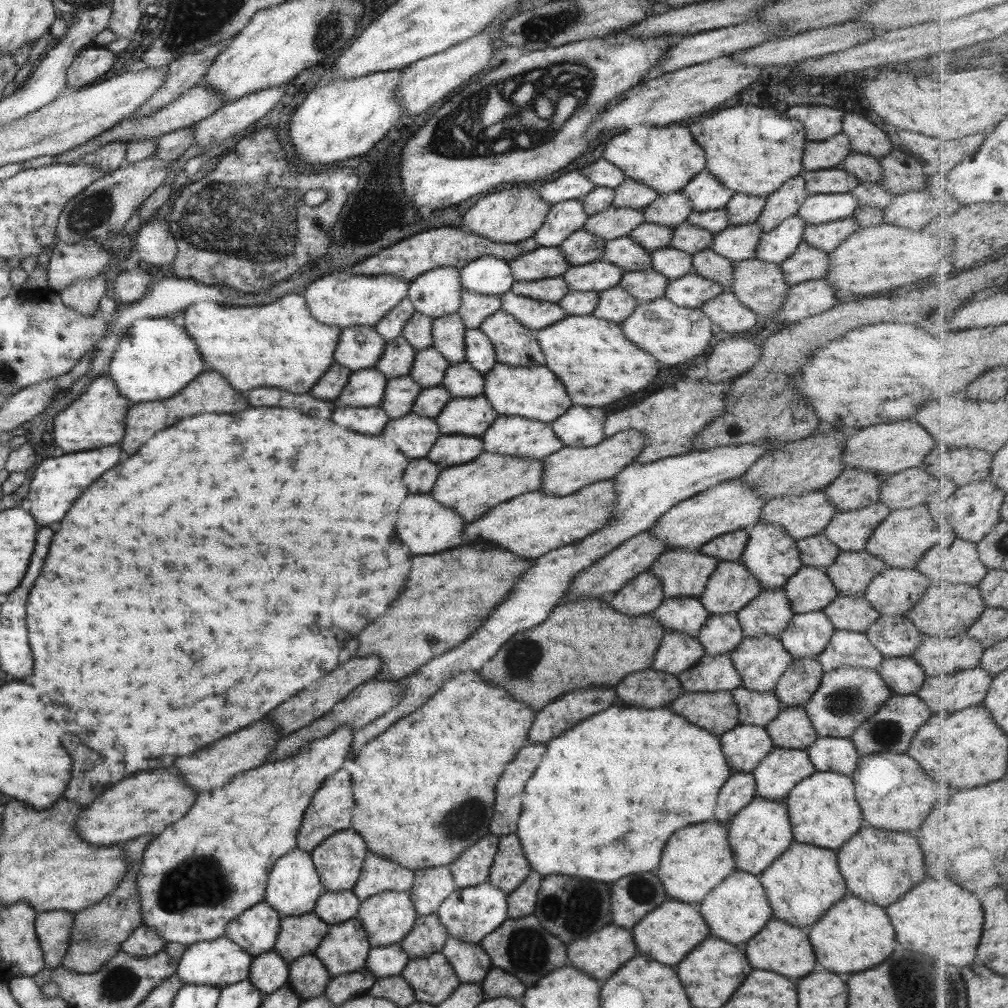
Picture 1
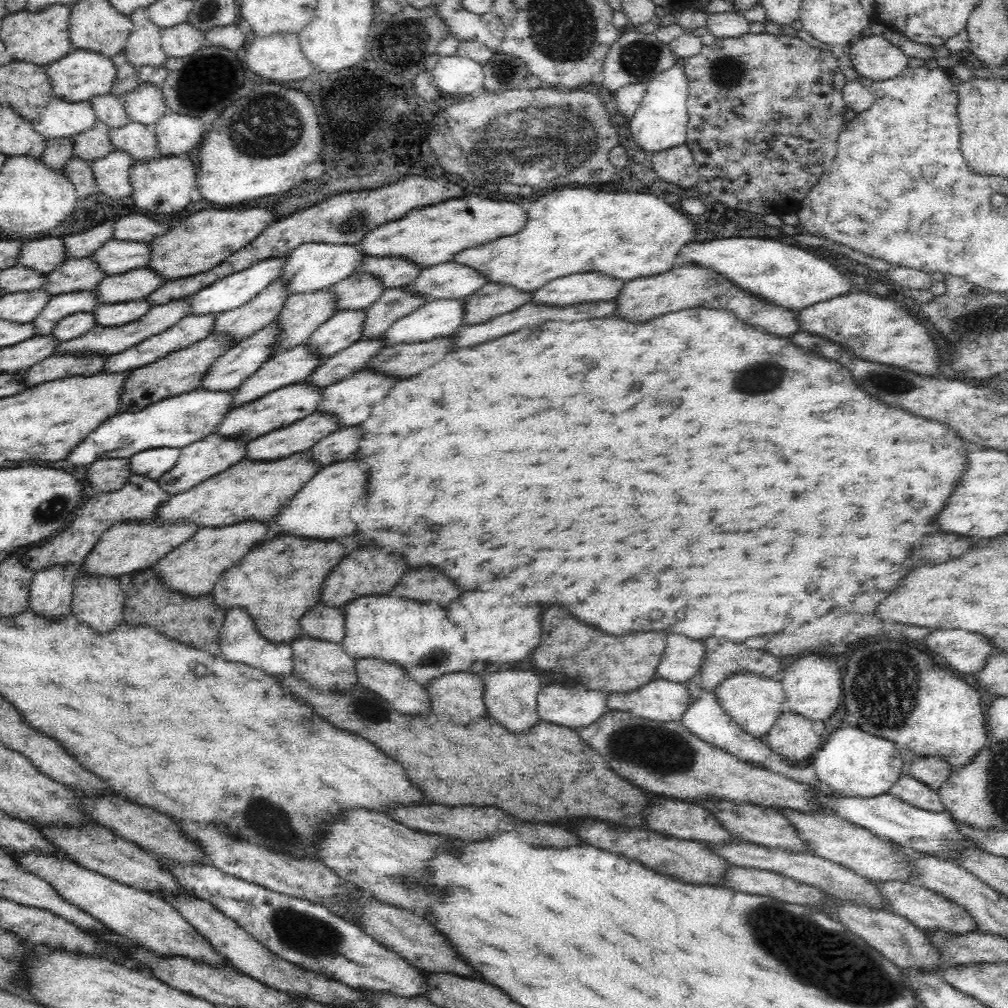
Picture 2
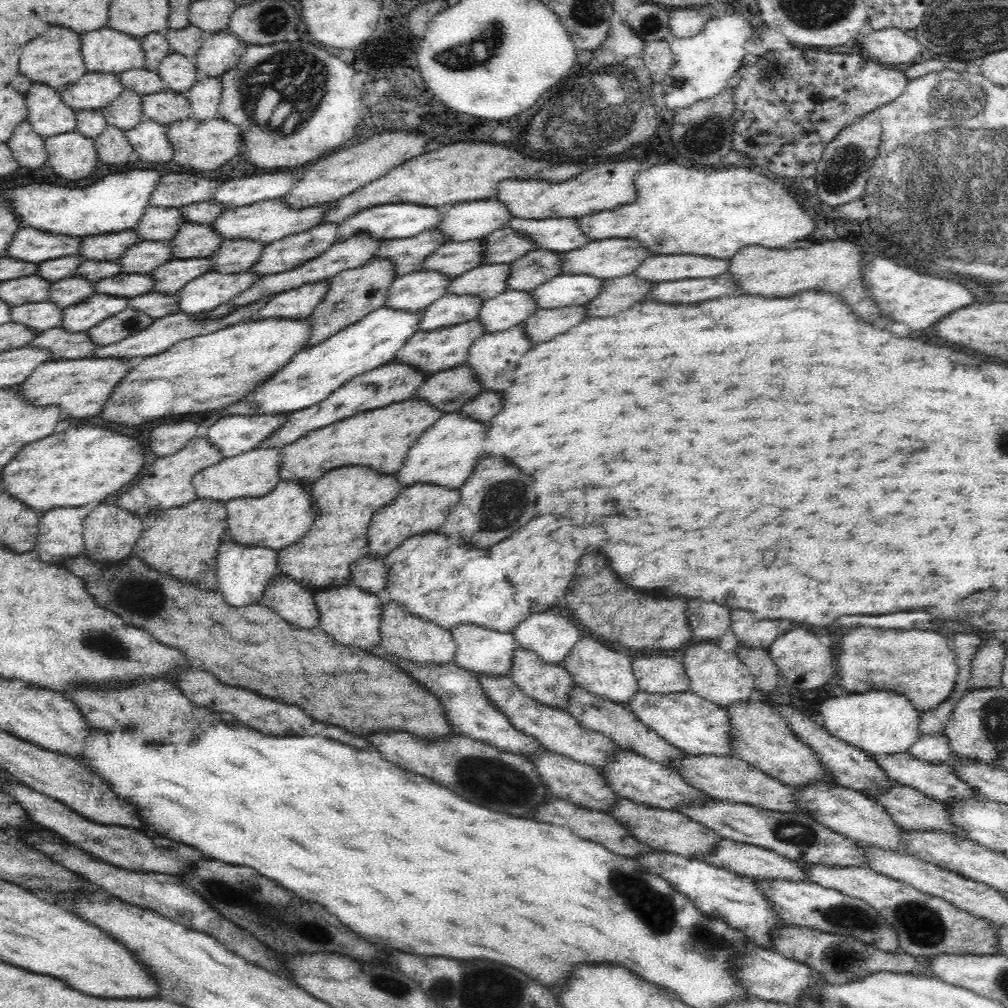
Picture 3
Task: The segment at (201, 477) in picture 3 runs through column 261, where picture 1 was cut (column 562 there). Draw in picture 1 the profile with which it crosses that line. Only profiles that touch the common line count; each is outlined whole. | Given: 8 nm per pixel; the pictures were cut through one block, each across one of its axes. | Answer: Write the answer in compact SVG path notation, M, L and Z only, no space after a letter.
M628 429L618 431L612 437L605 437L595 447L561 447L543 459L543 479L538 490L563 497L588 484L612 479L623 467L633 462L644 444L641 432Z

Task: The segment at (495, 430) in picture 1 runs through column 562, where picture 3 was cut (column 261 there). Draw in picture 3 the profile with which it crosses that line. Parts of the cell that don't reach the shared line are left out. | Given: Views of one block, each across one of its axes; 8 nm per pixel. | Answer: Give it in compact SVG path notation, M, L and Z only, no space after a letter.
M394 359L387 365L379 366L362 376L354 377L346 384L340 385L340 388L337 388L328 398L321 400L318 404L313 404L304 410L289 413L284 426L281 426L274 435L263 440L260 443L260 447L282 448L311 430L349 418L358 412L366 412L366 410L388 406L392 402L408 400L408 398L412 398L416 394L416 390L423 385L428 377L430 375L423 374L413 366Z

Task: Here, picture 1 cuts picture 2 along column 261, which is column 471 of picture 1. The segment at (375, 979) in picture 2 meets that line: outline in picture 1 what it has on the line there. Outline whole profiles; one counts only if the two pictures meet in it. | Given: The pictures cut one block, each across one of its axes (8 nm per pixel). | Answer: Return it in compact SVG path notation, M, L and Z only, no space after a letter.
M481 883L475 886L456 888L436 909L439 923L443 925L443 930L447 931L447 936L453 937L464 943L479 944L485 935L493 932L507 917L507 895L491 883Z

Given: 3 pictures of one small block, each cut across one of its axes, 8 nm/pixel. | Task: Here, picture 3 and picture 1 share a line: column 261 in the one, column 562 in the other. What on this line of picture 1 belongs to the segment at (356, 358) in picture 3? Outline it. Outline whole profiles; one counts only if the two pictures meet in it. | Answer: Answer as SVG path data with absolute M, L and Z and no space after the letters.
M496 362L482 377L482 395L498 416L523 416L527 420L550 423L571 407L563 386L545 365L519 368Z

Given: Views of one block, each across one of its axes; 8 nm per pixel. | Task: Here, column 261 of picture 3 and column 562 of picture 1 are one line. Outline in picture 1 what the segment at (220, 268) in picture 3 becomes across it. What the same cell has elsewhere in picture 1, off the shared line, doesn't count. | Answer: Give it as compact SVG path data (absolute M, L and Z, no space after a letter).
M579 229L569 234L558 248L569 267L581 266L602 258L605 240Z

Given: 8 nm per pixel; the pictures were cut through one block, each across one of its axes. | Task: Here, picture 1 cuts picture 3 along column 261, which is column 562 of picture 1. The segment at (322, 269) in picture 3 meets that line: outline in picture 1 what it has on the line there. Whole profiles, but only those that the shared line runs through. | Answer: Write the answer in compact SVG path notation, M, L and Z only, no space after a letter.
M557 276L541 280L514 280L510 291L531 300L558 303L569 290L565 280Z

